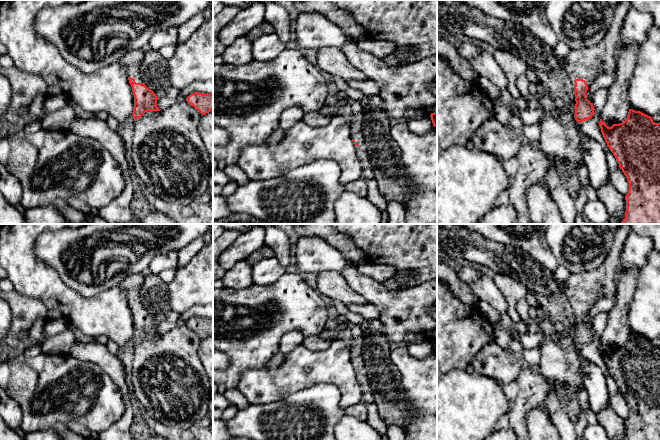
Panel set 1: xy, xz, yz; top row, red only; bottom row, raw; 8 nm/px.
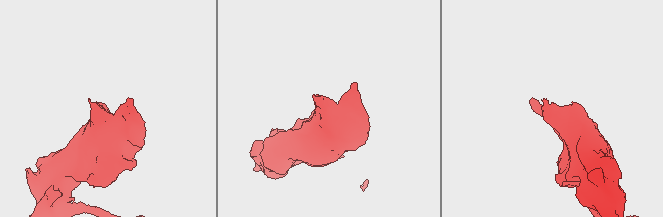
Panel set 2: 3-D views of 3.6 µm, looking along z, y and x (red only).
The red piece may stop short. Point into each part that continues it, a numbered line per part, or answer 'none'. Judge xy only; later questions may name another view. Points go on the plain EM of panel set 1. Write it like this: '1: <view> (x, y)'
1: xy (132, 283)

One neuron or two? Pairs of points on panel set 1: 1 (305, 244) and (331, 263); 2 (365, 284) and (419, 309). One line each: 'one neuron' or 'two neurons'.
1: one neuron
2: one neuron

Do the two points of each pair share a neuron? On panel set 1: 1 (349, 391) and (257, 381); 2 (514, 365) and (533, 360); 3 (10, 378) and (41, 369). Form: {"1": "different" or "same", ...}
{"1": "same", "2": "different", "3": "same"}

